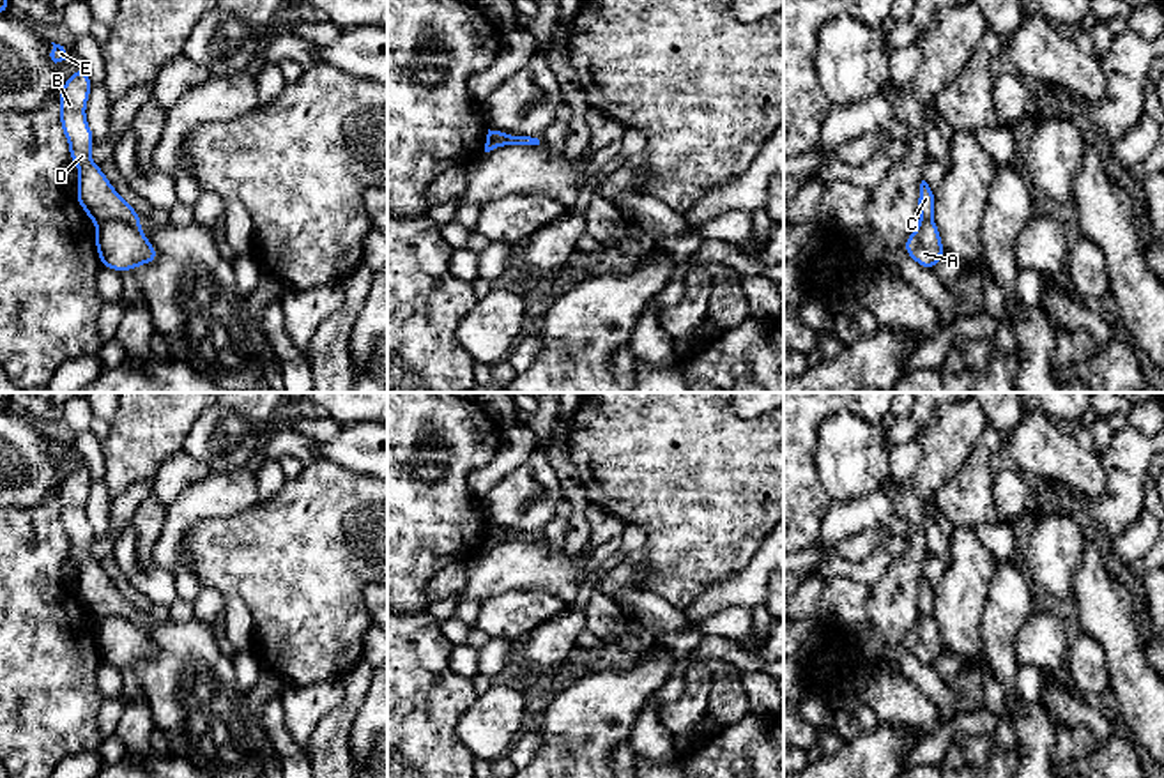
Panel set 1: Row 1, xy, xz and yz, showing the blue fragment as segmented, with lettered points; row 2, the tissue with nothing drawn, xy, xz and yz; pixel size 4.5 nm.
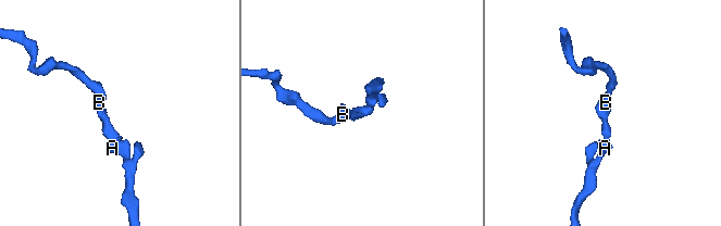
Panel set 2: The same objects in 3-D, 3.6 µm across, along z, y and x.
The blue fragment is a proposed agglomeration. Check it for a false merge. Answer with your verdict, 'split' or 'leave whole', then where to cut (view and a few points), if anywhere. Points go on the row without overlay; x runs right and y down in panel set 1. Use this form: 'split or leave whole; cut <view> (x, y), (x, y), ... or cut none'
split; cut xy (96, 619), (121, 614), (137, 623)

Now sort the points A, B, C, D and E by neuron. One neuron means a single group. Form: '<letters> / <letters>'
A / B C D E

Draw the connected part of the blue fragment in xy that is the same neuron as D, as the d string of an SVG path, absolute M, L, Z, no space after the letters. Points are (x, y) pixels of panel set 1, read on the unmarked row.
M80 461L58 490L60 523L69 538L71 559L80 564L74 592L96 621L117 614L138 622L143 614L115 587L101 562L90 555L94 530L85 513L90 486L88 469Z

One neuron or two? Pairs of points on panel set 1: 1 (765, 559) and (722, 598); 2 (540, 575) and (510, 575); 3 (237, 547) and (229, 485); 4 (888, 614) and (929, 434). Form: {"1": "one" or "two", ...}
{"1": "one", "2": "one", "3": "two", "4": "one"}

